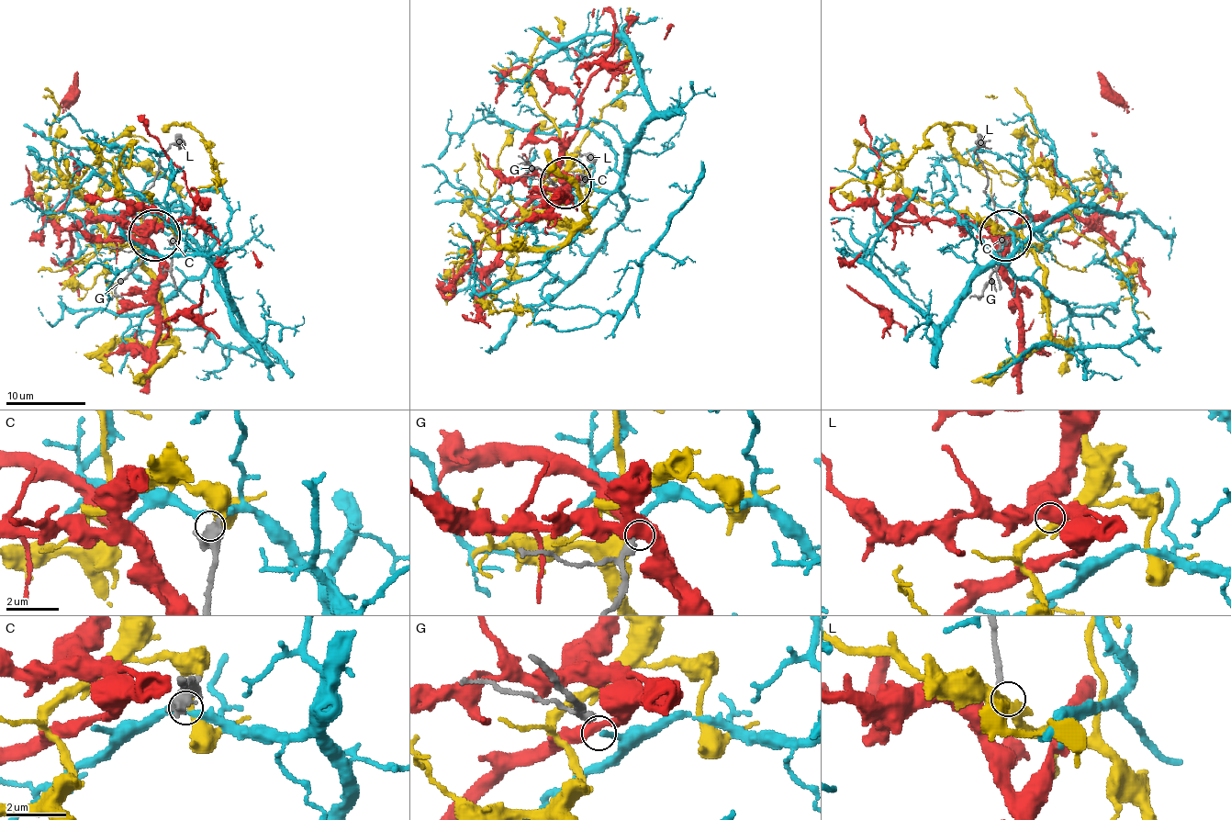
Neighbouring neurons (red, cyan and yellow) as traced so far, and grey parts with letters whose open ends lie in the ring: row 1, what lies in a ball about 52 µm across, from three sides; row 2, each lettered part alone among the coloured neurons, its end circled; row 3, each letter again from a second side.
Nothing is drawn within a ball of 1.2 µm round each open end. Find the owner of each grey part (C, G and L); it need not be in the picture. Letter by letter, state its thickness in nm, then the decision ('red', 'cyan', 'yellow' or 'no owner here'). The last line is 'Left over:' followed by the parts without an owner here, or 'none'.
C: 550 nm | no owner here
G: 220 nm | cyan
L: 190 nm | yellow
Left over: C

